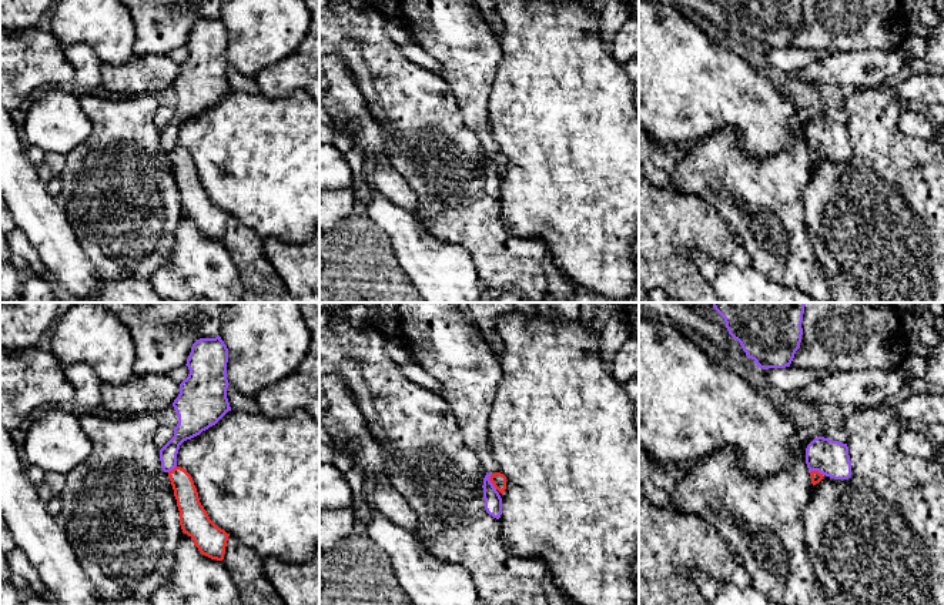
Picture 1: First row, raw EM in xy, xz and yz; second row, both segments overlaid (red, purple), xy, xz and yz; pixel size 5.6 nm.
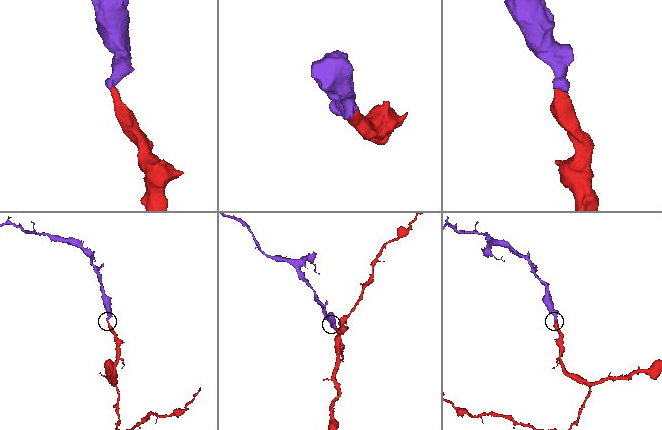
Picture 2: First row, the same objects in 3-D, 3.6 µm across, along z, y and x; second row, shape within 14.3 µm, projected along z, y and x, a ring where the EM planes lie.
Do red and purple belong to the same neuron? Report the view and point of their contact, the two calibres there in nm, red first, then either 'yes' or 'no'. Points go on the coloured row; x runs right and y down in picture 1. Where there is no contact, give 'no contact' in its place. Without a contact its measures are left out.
xz (491, 481) | 80/100 nm | yes

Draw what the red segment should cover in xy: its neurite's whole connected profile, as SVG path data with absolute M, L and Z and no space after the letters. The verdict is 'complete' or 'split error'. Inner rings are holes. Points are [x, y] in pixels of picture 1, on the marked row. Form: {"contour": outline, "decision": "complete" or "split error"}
{"contour": "M200 338L187 360L188 377L180 384L173 407L178 415L174 437L160 449L160 461L168 474L184 534L193 538L198 551L217 561L224 559L230 534L218 528L200 502L191 475L177 465L180 445L215 425L228 411L227 398L228 348L221 340Z", "decision": "split error"}

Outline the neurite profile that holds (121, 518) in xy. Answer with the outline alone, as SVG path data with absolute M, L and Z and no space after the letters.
M78 411L78 422L91 442L91 452L74 471L66 474L64 488L58 494L66 534L81 568L101 599L148 601L174 569L183 532L174 489L168 472L161 468L160 449L154 442L160 425L153 415L108 418L84 411Z

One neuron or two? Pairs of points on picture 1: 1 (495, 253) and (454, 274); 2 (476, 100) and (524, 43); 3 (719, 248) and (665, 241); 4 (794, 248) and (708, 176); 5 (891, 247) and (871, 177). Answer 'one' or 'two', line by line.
1: two
2: two
3: one
4: one
5: one

